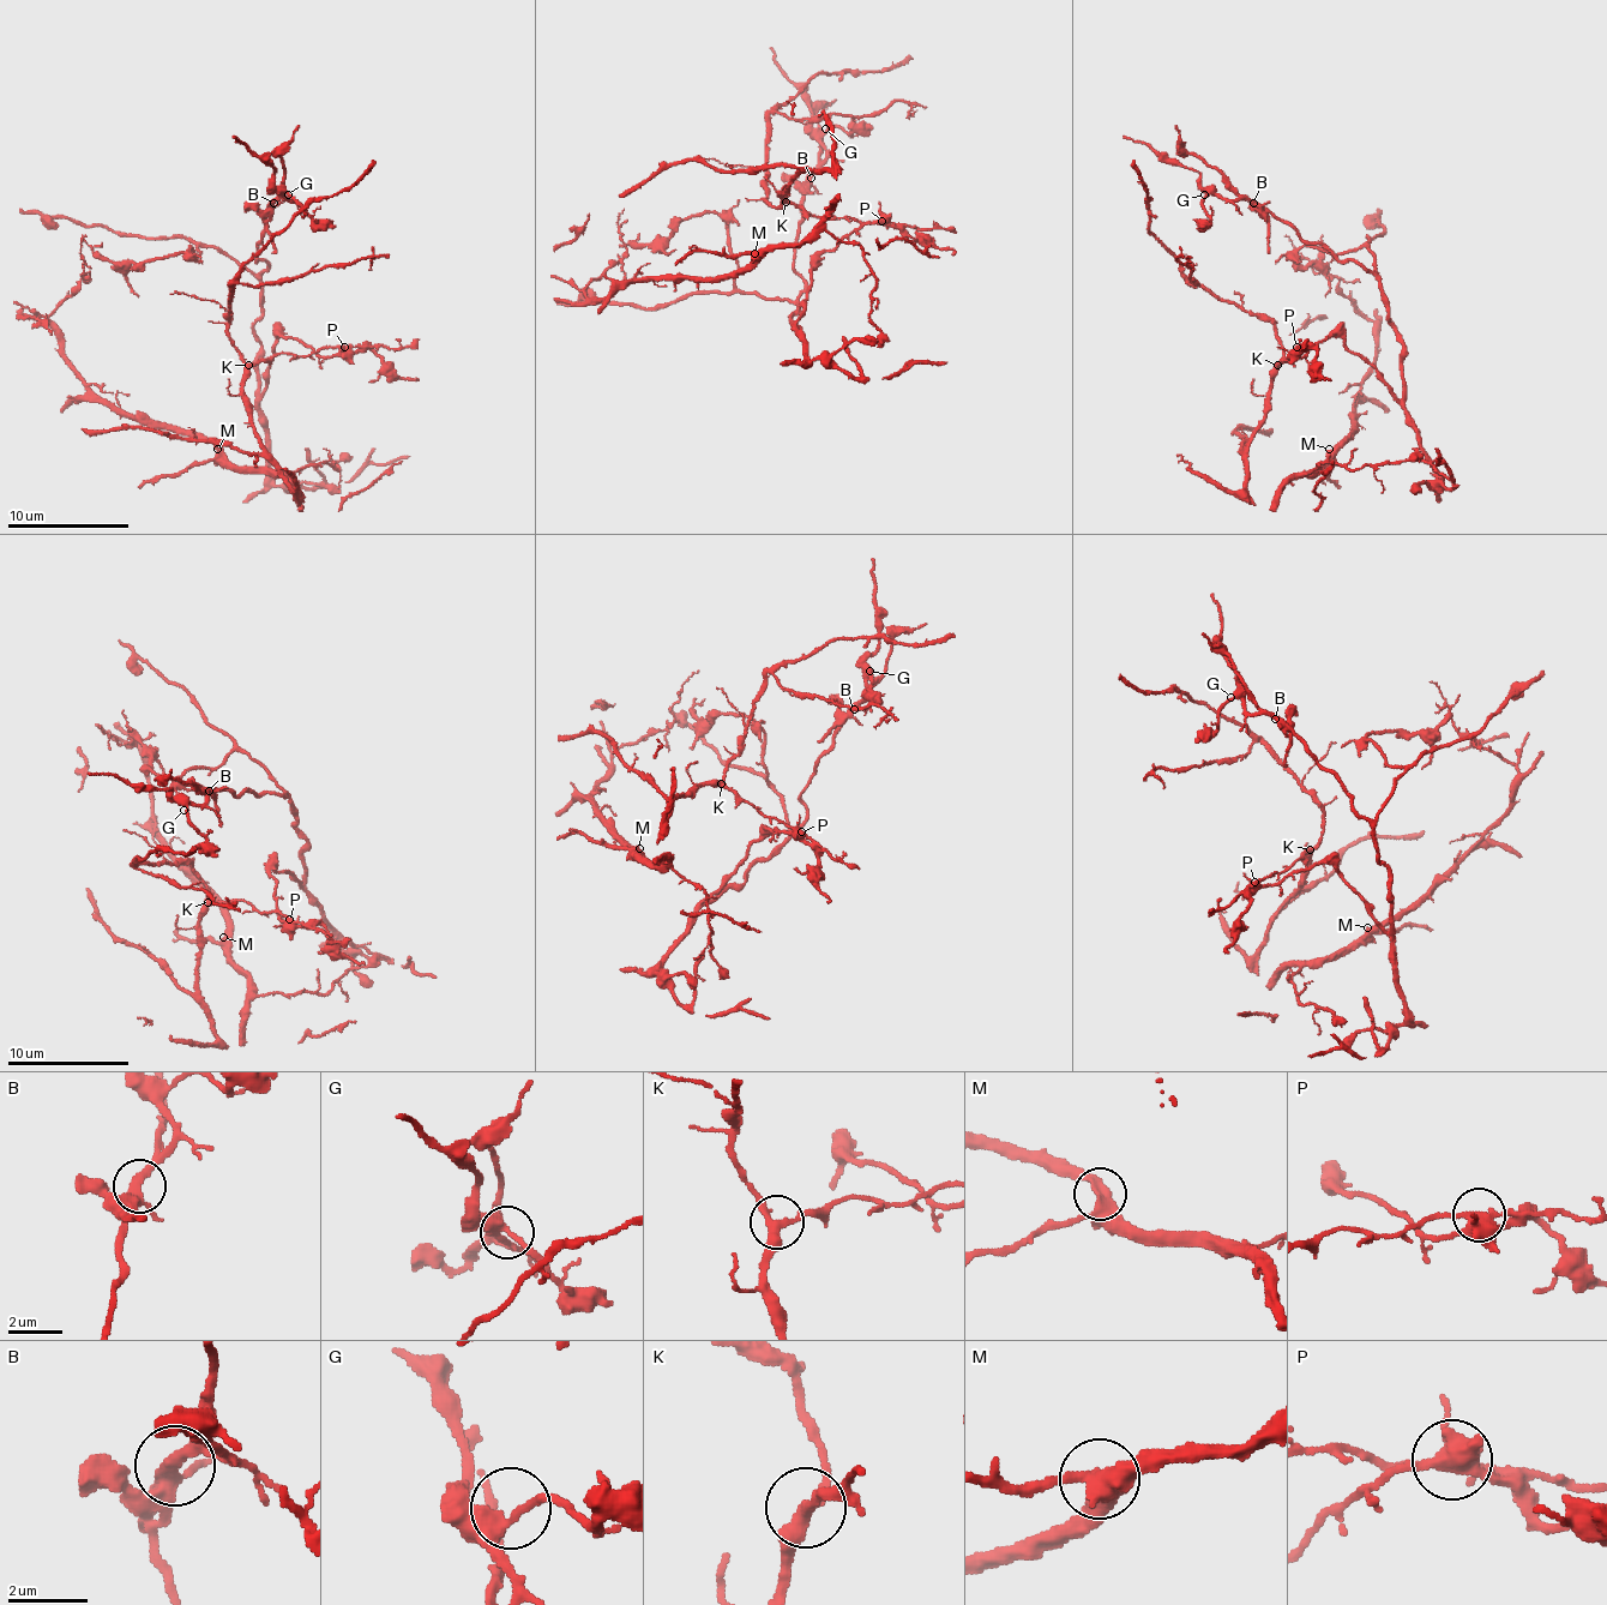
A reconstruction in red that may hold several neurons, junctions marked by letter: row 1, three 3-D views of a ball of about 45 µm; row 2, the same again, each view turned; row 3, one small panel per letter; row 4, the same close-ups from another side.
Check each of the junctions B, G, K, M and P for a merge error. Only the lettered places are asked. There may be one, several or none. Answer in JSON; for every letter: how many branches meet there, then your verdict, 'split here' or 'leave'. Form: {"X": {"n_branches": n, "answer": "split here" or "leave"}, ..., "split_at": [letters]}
{"B": {"n_branches": 3, "answer": "split here"}, "G": {"n_branches": 3, "answer": "leave"}, "K": {"n_branches": 3, "answer": "leave"}, "M": {"n_branches": 3, "answer": "leave"}, "P": {"n_branches": 5, "answer": "split here"}, "split_at": ["B", "P"]}

